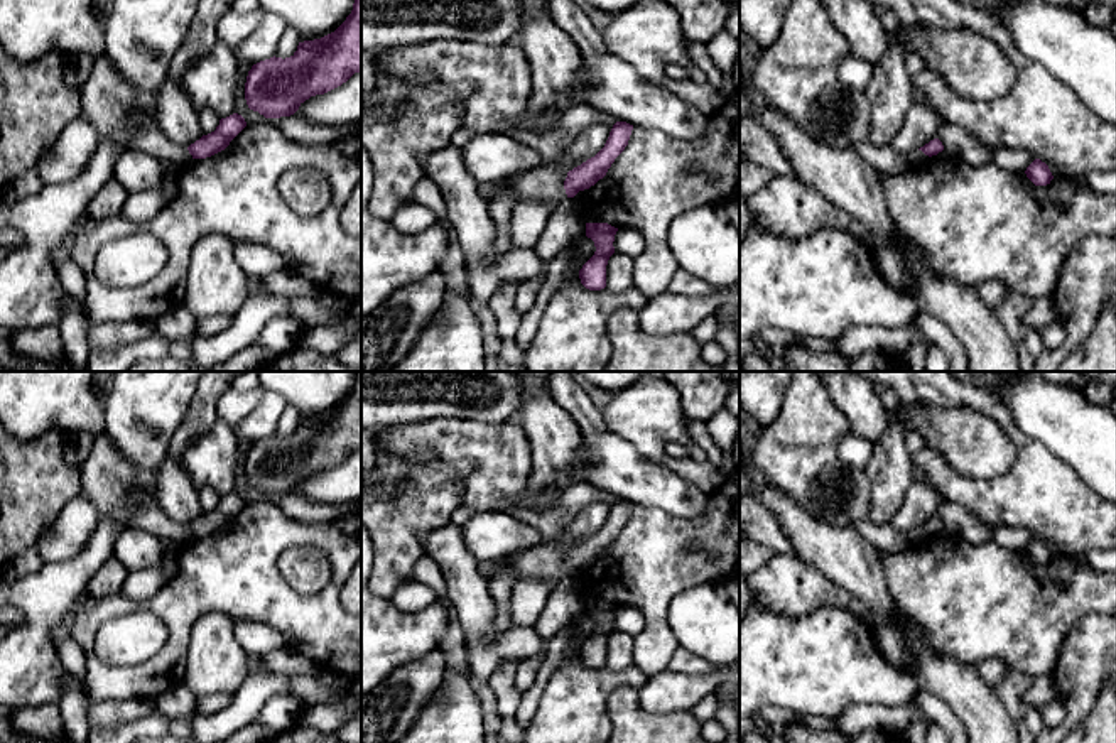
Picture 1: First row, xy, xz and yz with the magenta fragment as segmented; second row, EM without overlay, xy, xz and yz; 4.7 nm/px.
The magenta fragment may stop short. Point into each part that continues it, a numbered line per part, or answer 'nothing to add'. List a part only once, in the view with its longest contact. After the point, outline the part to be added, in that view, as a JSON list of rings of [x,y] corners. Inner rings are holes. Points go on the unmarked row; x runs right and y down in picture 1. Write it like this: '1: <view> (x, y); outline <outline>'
1: xz (544, 561); outline [[[555,544],[537,545],[522,552],[513,561],[513,574],[517,581],[525,579],[552,579],[559,581],[567,576],[564,559],[567,556],[566,547]]]

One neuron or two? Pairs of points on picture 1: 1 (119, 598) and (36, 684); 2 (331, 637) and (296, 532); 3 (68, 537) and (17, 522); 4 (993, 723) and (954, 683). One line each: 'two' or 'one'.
1: two
2: one
3: two
4: one

